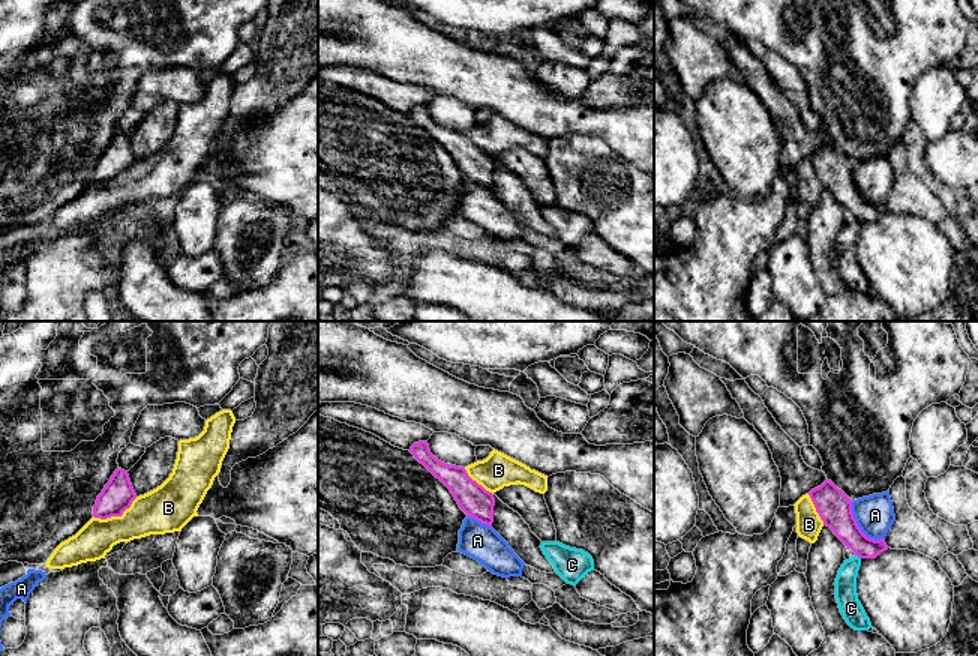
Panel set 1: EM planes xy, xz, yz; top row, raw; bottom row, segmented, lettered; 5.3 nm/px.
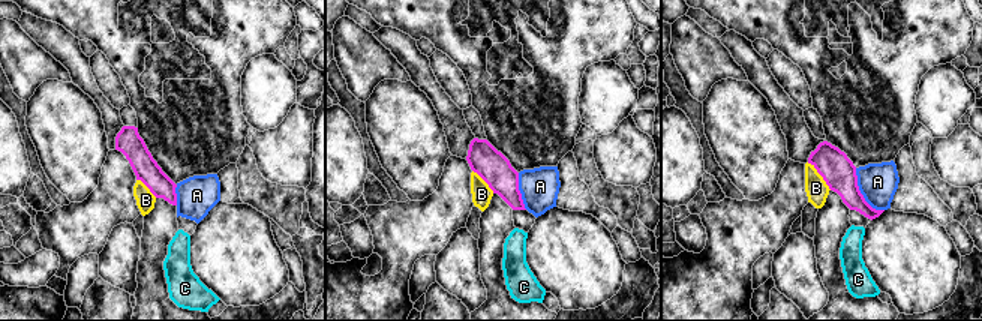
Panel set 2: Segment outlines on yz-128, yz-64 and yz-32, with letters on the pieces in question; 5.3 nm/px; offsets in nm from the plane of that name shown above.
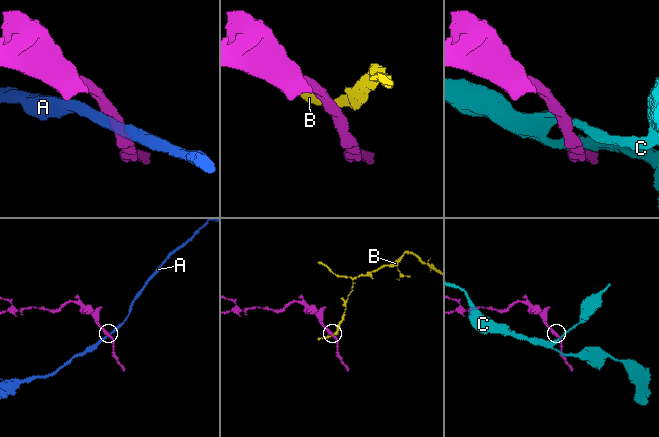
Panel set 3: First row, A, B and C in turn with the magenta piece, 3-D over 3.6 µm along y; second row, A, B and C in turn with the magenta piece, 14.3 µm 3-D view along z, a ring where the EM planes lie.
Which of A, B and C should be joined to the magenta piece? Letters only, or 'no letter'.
no letter

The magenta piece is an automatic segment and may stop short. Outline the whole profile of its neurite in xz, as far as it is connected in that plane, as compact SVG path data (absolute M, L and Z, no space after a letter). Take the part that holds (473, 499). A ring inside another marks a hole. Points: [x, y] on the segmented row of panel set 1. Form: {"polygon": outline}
{"polygon": "M428 441L414 443L410 452L450 489L459 507L468 516L492 527L495 506L492 492L472 480L464 467L438 461L430 453Z"}

